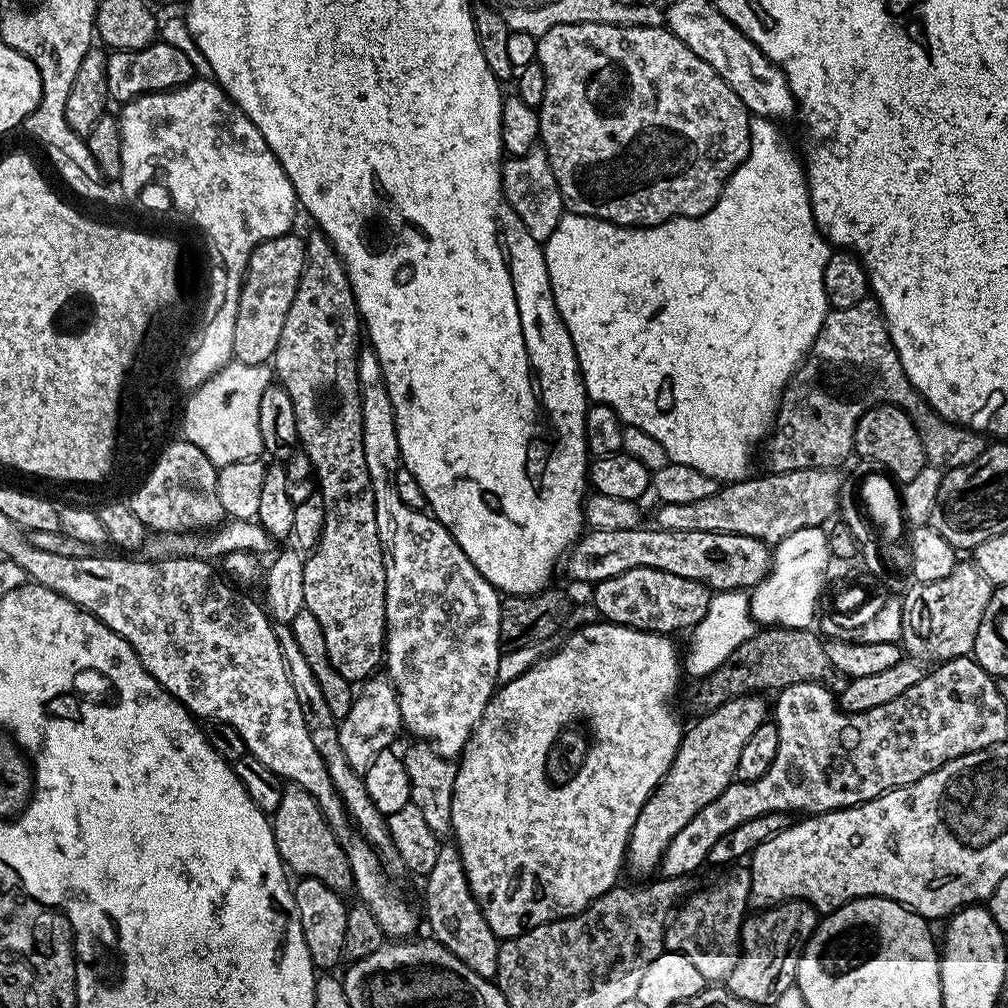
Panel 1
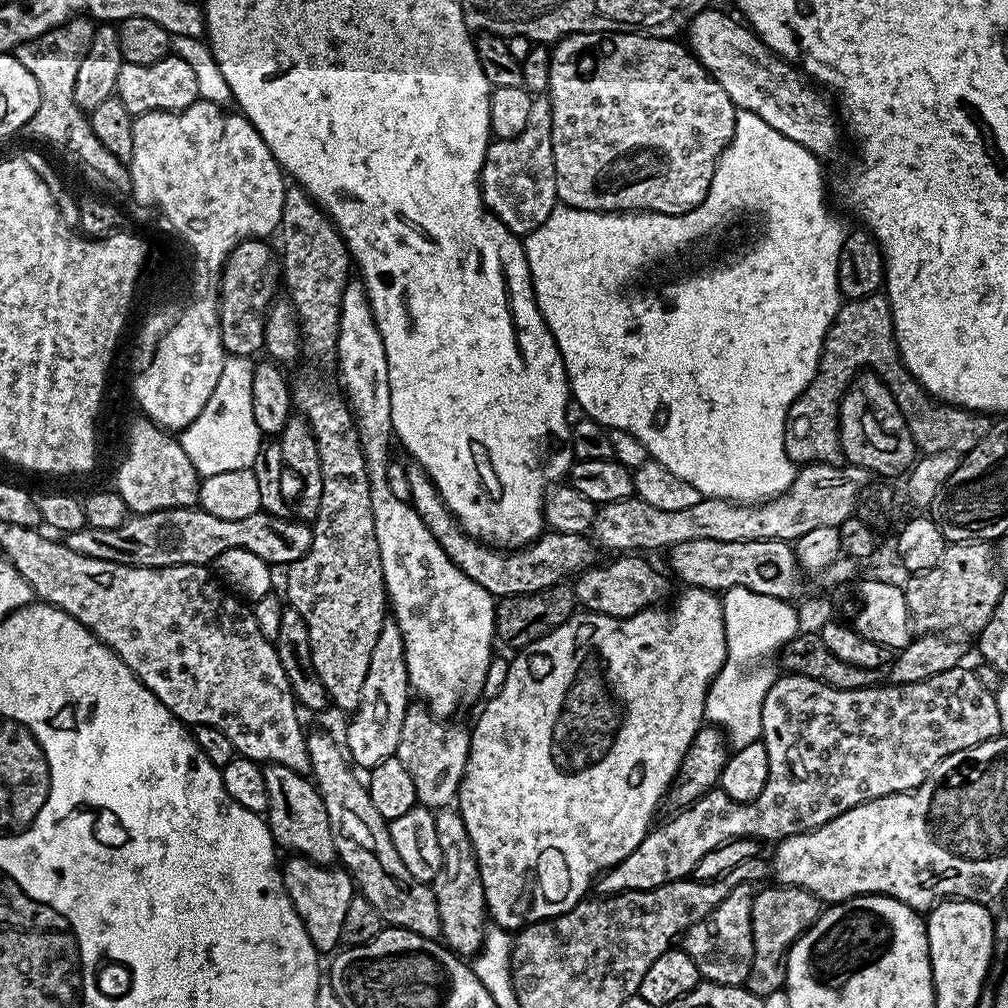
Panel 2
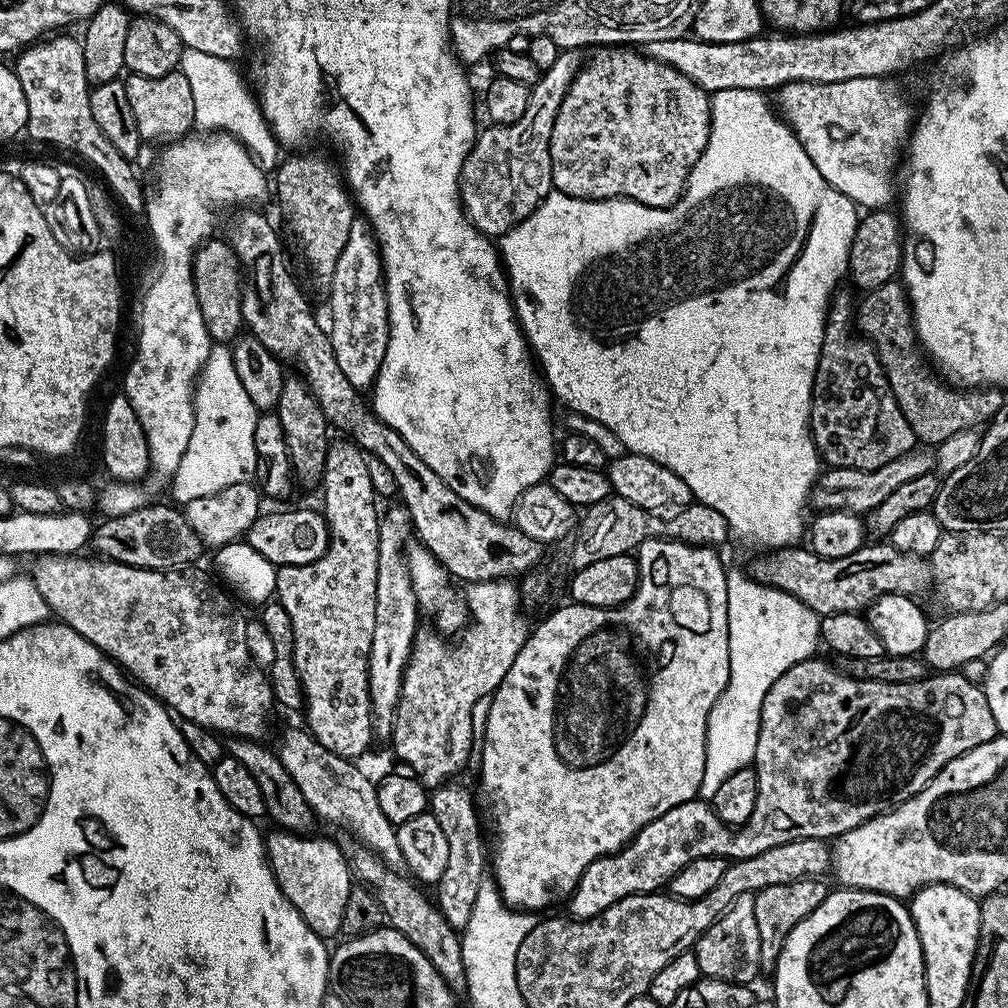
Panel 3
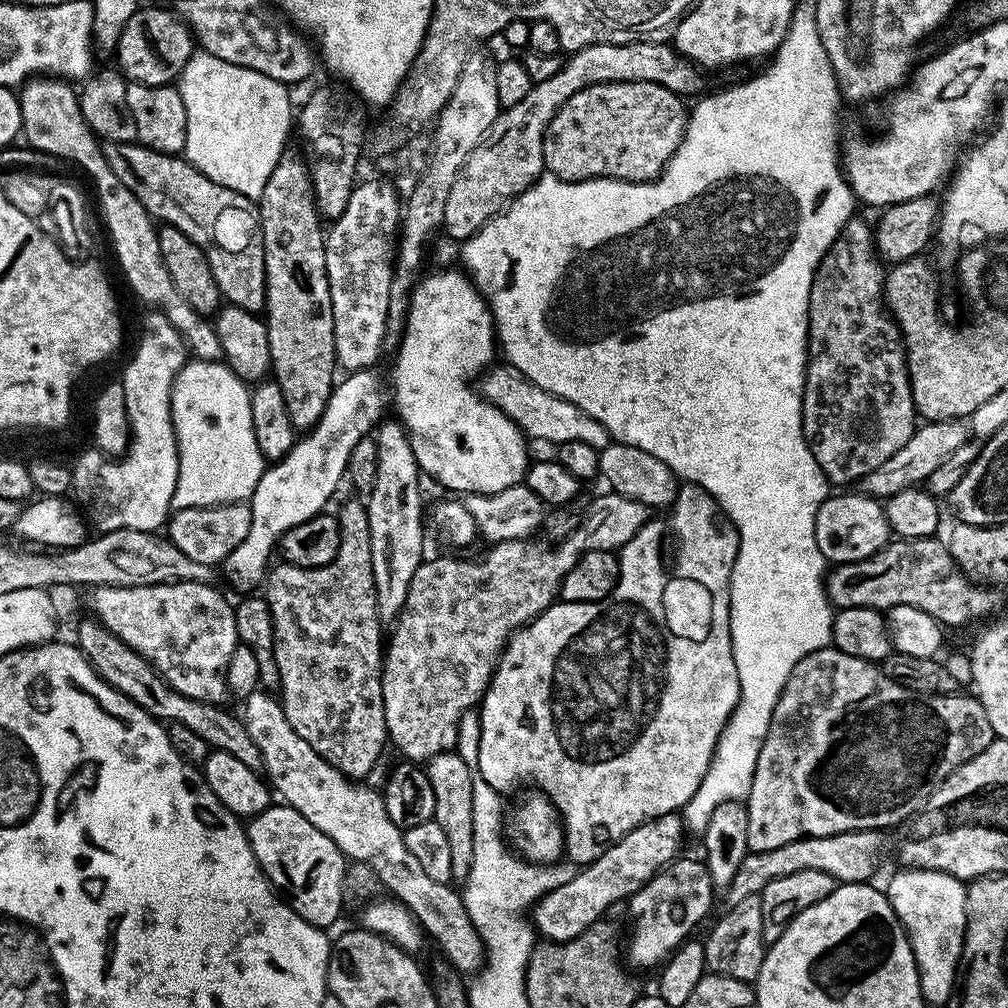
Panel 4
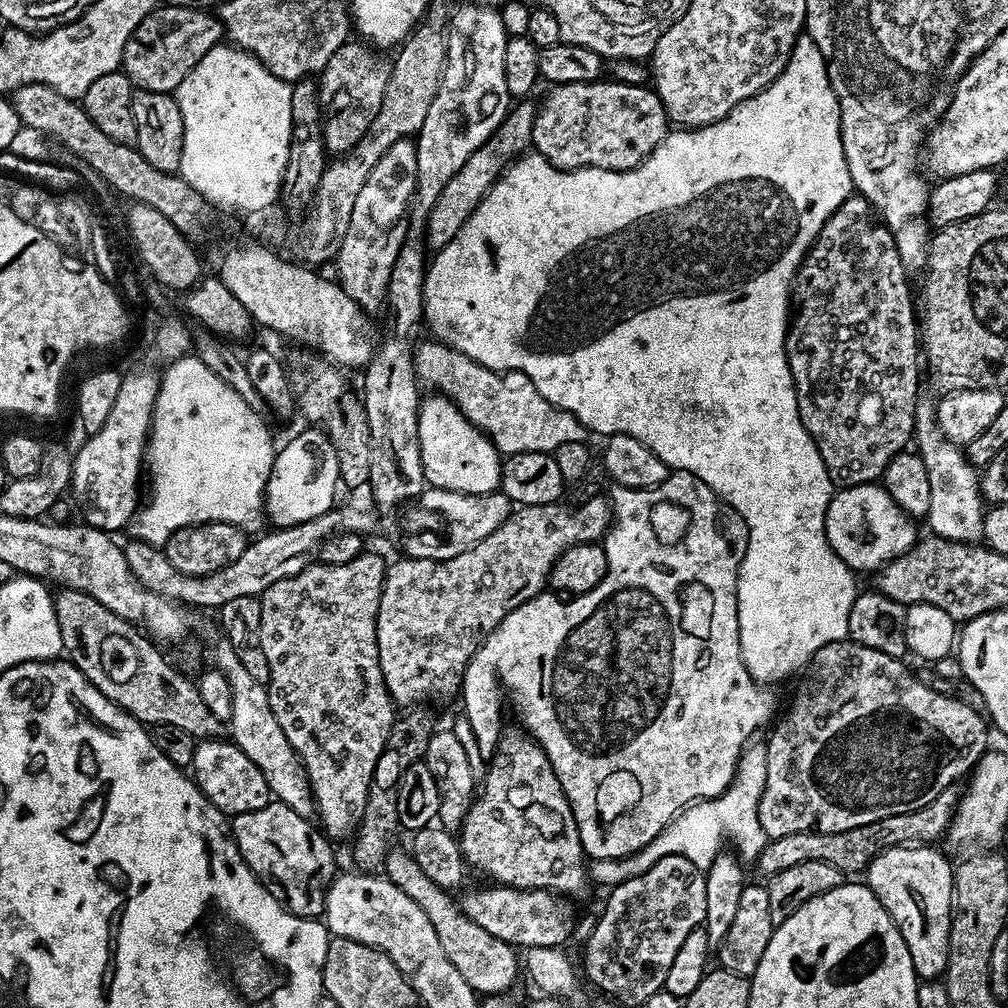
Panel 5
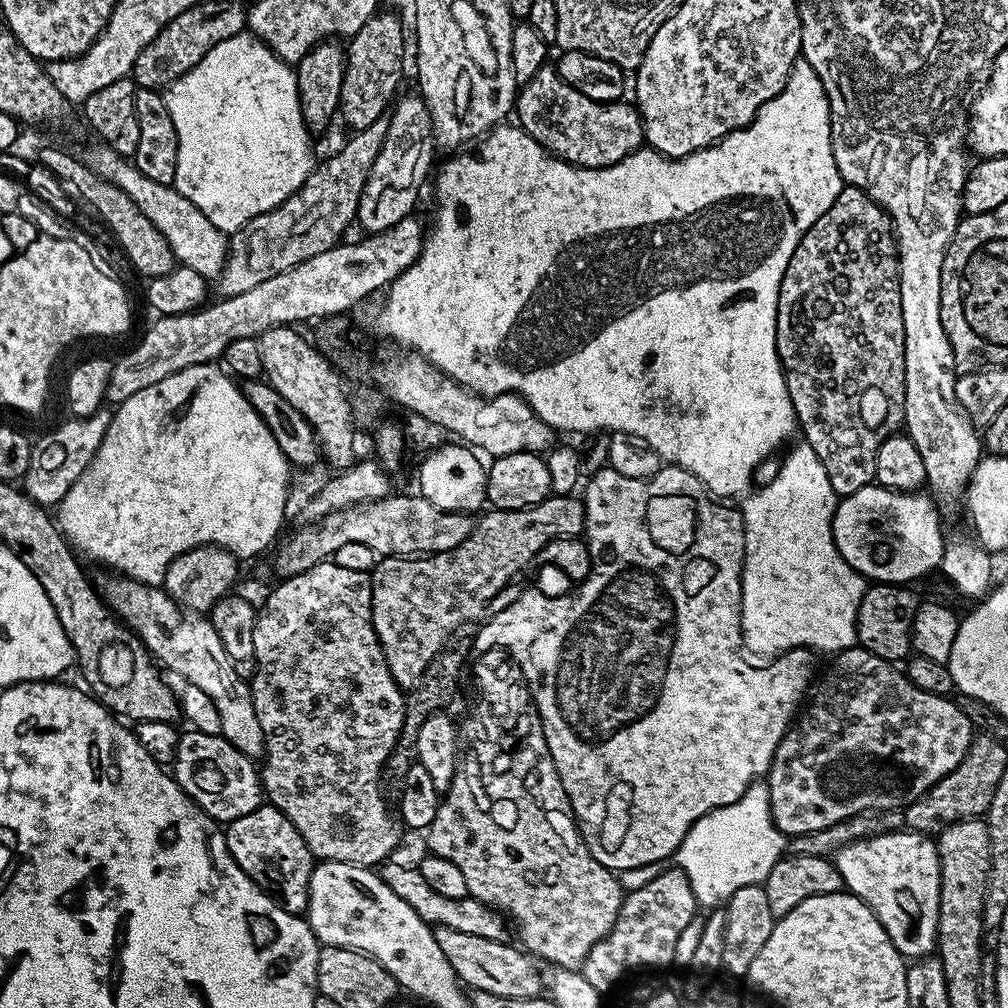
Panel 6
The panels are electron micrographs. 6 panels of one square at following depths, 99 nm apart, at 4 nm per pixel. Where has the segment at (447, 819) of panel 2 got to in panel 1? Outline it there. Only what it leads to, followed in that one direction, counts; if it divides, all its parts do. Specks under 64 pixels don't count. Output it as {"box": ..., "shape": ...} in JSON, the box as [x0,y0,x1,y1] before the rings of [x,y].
{"box":[422,843,500,980],"shape":[[[441,843],[438,850],[438,862],[434,862],[434,870],[430,870],[430,874],[423,881],[423,884],[424,908],[422,904],[422,916],[423,919],[424,916],[428,919],[428,928],[432,931],[429,932],[431,939],[438,941],[446,950],[450,950],[450,954],[454,954],[454,958],[458,958],[458,962],[470,966],[470,970],[474,970],[474,974],[478,974],[487,980],[492,980],[498,970],[500,940],[494,934],[494,930],[490,930],[490,926],[486,922],[482,910],[470,890],[470,882],[466,878],[464,867],[462,866],[460,850],[456,847],[455,843]]]}

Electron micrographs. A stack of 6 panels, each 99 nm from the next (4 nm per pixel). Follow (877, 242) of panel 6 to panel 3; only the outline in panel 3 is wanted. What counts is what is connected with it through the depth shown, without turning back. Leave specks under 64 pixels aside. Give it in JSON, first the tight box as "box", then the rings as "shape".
{"box":[810,290,918,470],"shape":[[[844,290],[833,295],[828,309],[828,320],[824,324],[824,341],[812,387],[810,435],[816,443],[821,461],[833,468],[878,470],[878,466],[886,466],[886,462],[902,458],[918,444],[914,430],[910,430],[910,422],[906,422],[906,414],[902,414],[896,395],[888,385],[888,375],[884,373],[875,347],[859,335],[854,327],[854,300]]]}

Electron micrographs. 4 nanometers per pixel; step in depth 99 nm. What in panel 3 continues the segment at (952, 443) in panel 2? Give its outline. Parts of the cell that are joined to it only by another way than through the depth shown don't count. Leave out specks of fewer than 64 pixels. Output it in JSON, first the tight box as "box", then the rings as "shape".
{"box":[854,280,1006,446],"shape":[[[891,280],[886,286],[863,293],[862,299],[864,301],[861,304],[859,301],[854,308],[855,327],[859,335],[875,347],[884,373],[888,375],[888,385],[921,445],[937,446],[961,430],[979,429],[1002,410],[1006,396],[1001,389],[965,390],[941,379],[917,339],[916,327],[912,324],[912,306],[903,283]]]}

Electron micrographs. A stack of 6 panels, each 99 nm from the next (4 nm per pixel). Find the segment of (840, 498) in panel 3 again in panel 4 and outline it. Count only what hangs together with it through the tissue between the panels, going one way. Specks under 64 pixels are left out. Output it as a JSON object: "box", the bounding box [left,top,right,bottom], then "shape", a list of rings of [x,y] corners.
{"box":[862,420,970,498],"shape":[[[938,420],[924,422],[917,427],[916,433],[898,450],[898,454],[886,458],[878,470],[866,474],[862,478],[863,491],[873,498],[887,498],[898,494],[906,488],[923,485],[927,477],[938,469],[938,466],[954,454],[963,443],[970,439],[969,425],[964,420]]]}

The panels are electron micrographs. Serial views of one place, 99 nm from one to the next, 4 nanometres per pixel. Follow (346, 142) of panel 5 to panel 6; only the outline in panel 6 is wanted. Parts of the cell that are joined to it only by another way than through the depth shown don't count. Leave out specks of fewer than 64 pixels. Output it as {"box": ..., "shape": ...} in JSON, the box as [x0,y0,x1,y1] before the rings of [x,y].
{"box":[338,11,404,130],"shape":[[[377,11],[375,16],[371,16],[366,26],[362,26],[362,30],[351,36],[346,44],[348,61],[346,74],[342,78],[338,116],[352,130],[370,127],[389,111],[397,95],[400,75],[404,72],[404,28],[394,13],[384,11]]]}

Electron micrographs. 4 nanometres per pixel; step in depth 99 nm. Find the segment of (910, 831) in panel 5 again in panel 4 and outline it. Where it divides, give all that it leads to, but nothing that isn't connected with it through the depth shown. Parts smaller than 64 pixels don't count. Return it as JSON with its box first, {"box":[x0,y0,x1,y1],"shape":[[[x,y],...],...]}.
{"box":[722,828,888,908],"shape":[[[863,828],[829,836],[804,836],[801,840],[786,842],[786,846],[777,846],[775,850],[749,851],[722,900],[728,908],[733,908],[745,898],[759,896],[767,884],[774,882],[774,878],[786,878],[786,874],[798,874],[798,870],[822,870],[822,874],[830,874],[830,878],[840,884],[871,881],[876,867],[888,856],[888,835],[887,831],[878,828]]]}

